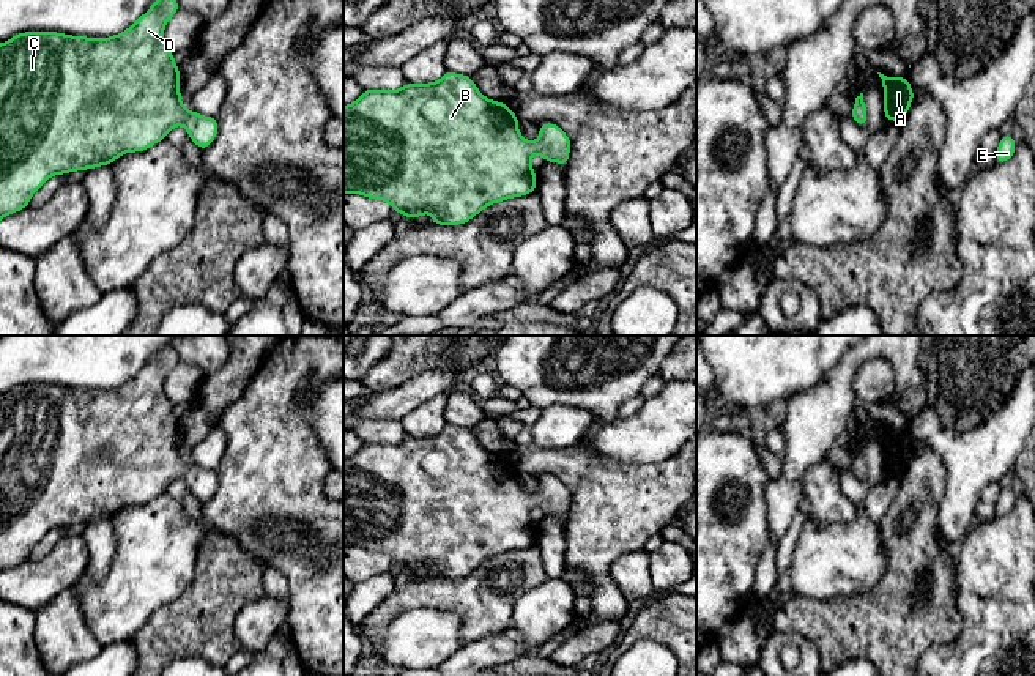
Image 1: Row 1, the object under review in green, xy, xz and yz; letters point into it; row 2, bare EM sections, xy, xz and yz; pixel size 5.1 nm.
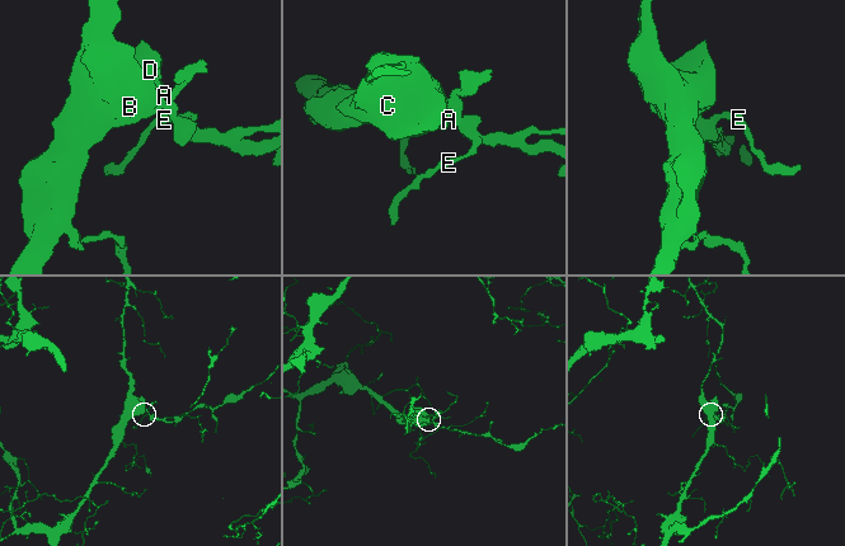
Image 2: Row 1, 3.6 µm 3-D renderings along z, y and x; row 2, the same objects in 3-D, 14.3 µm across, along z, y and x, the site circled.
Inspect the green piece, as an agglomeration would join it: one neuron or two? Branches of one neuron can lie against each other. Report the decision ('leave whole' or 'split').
leave whole

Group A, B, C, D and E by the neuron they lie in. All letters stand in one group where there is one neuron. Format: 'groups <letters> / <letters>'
groups A B C D E

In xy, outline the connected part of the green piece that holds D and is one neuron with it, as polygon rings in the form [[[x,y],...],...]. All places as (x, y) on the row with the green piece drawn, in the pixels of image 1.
[[[154,0],[124,32],[109,38],[72,36],[60,32],[22,32],[11,39],[0,43],[0,219],[14,214],[30,205],[32,195],[55,175],[65,175],[77,170],[90,170],[101,165],[110,165],[124,153],[139,153],[164,140],[167,134],[183,124],[189,139],[200,148],[206,150],[219,132],[216,117],[205,117],[195,110],[187,110],[181,102],[180,66],[173,60],[173,52],[164,39],[167,22],[178,13],[176,0]]]

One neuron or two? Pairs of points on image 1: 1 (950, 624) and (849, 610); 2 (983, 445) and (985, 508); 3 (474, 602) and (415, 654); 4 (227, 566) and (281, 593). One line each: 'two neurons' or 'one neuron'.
1: one neuron
2: two neurons
3: two neurons
4: two neurons

